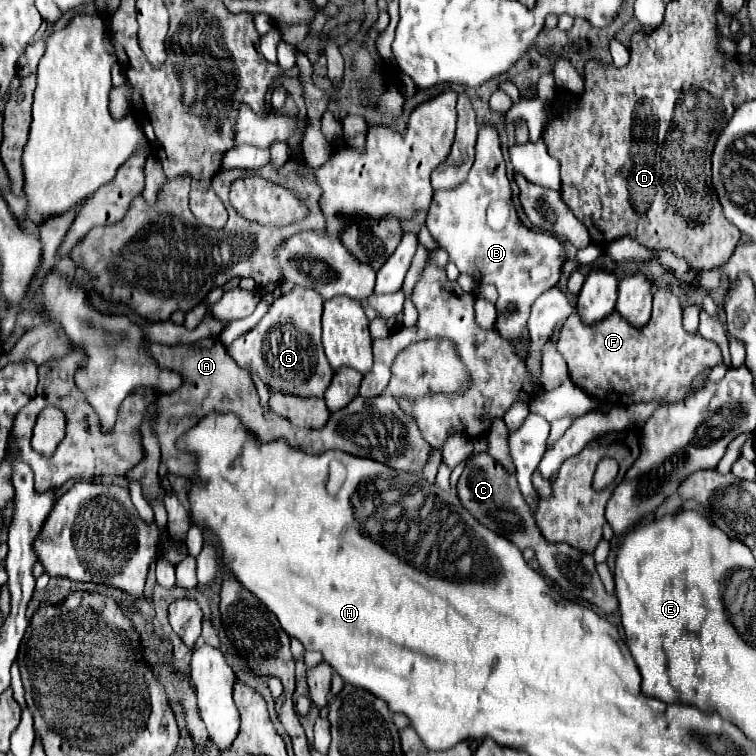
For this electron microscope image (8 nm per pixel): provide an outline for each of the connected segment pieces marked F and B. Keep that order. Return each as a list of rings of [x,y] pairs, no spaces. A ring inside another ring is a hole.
[[[669,288],[657,290],[653,298],[653,316],[641,330],[633,328],[619,312],[613,312],[595,326],[585,326],[579,314],[573,312],[559,332],[557,350],[569,366],[571,380],[599,400],[615,396],[623,398],[623,404],[635,404],[659,400],[667,394],[683,398],[693,378],[703,368],[721,364],[723,356],[715,342],[683,330],[681,312],[681,302]]]
[[[485,122],[479,128],[475,164],[469,178],[451,190],[437,190],[433,194],[427,228],[439,248],[447,250],[449,260],[455,262],[459,272],[469,274],[479,284],[495,284],[499,292],[495,304],[497,332],[503,338],[525,338],[531,304],[543,290],[557,284],[567,252],[553,234],[525,228],[519,220],[495,124]]]

